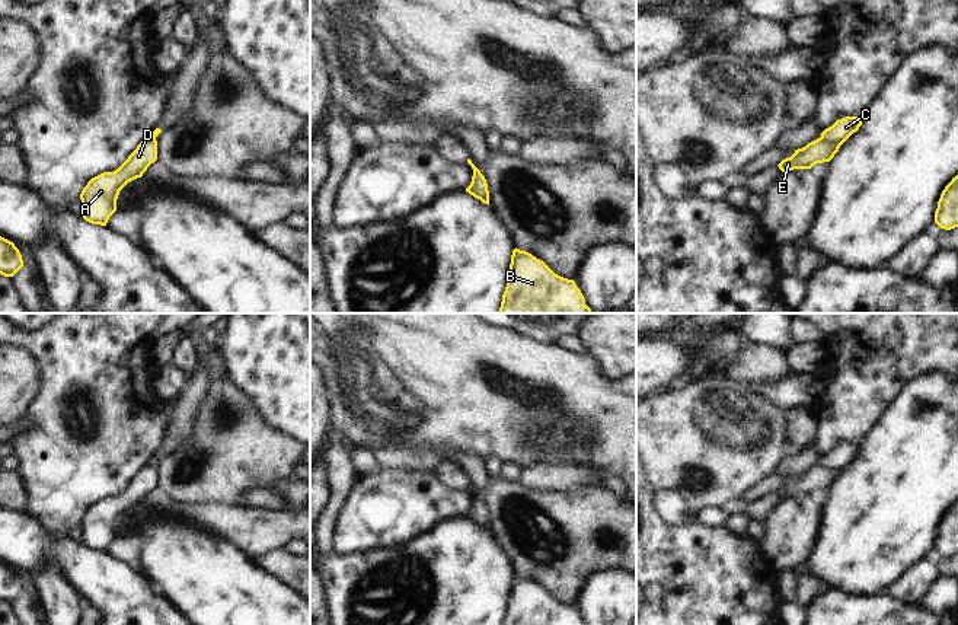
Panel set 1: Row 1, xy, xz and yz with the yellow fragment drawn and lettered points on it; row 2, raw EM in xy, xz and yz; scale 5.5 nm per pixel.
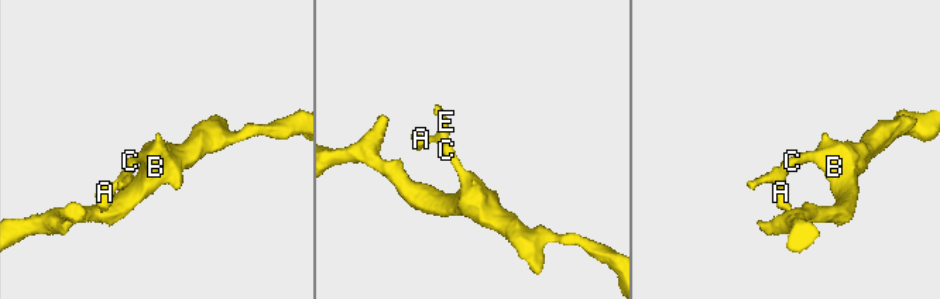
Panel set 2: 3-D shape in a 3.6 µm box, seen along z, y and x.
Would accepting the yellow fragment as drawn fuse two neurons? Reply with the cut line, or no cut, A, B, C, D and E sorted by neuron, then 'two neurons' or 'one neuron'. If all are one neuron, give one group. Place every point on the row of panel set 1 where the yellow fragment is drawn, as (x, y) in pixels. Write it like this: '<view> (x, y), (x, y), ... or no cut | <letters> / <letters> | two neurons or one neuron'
yz (821, 136), (827, 142), (840, 144) | A D E / B C | two neurons

